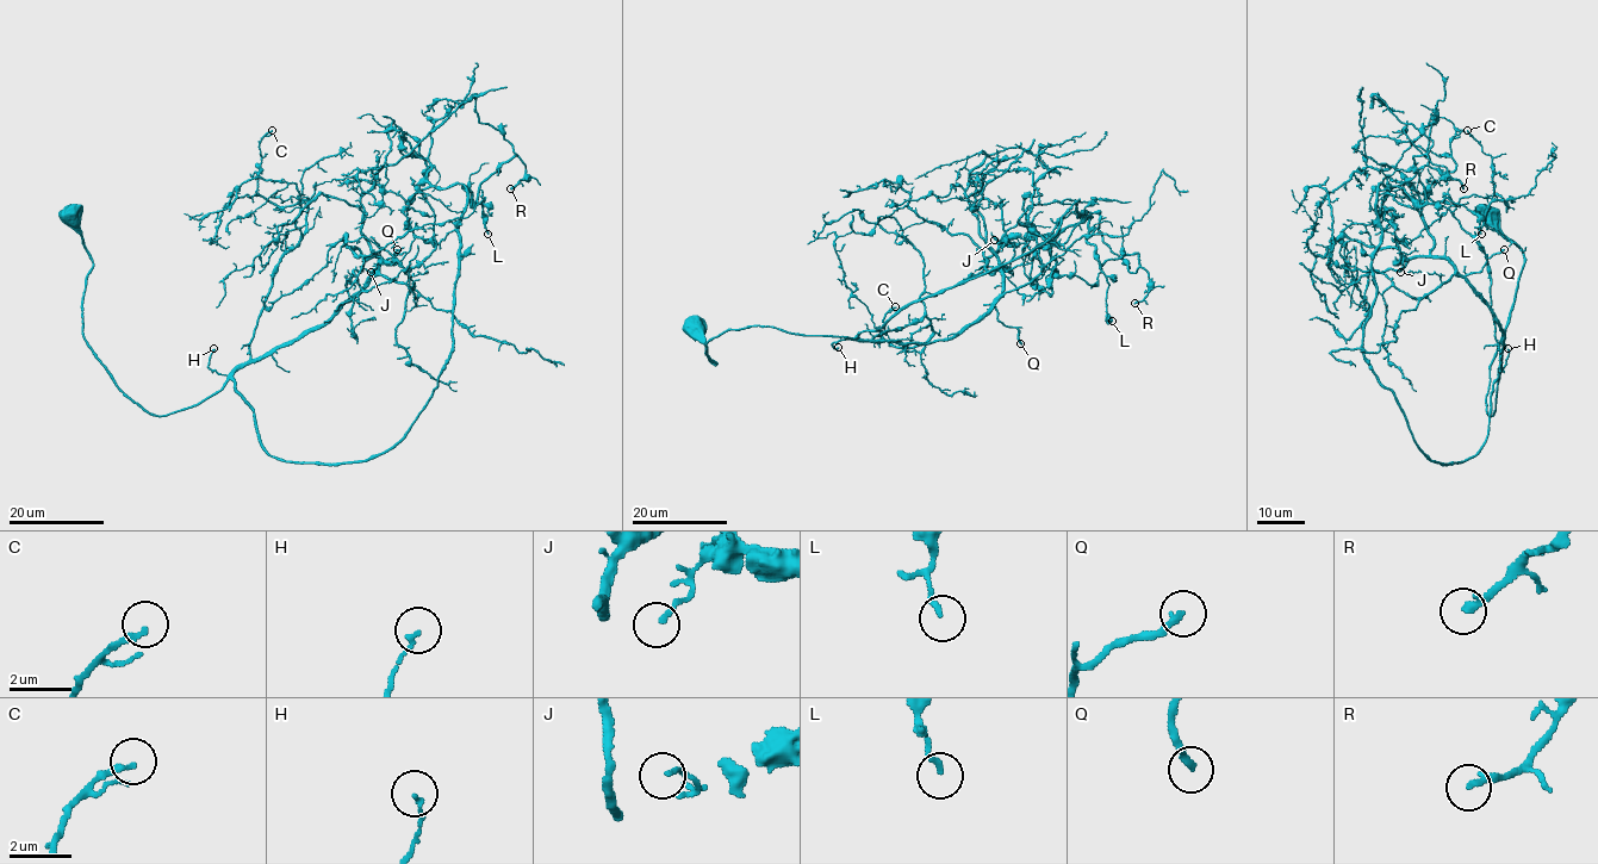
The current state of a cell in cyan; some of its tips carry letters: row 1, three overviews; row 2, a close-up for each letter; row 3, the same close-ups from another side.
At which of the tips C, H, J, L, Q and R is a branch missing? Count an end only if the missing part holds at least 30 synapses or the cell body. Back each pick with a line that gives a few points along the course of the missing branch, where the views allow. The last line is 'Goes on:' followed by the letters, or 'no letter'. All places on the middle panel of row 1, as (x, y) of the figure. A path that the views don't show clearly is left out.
Q: (1020, 343), (1043, 372), (1042, 396), (1048, 409), (1030, 443), (1006, 465), (1002, 478), (986, 497), (984, 516)
Goes on: Q

